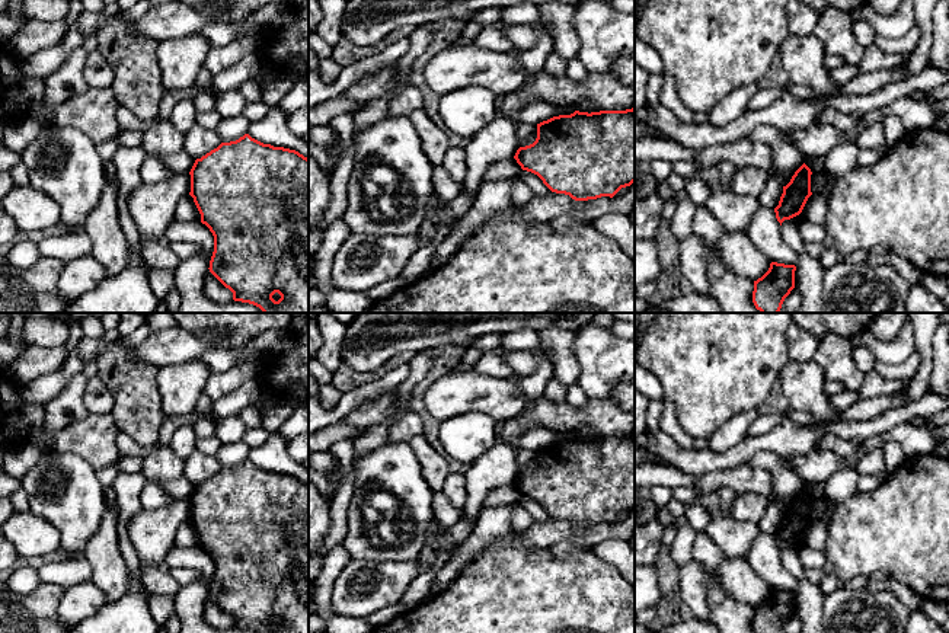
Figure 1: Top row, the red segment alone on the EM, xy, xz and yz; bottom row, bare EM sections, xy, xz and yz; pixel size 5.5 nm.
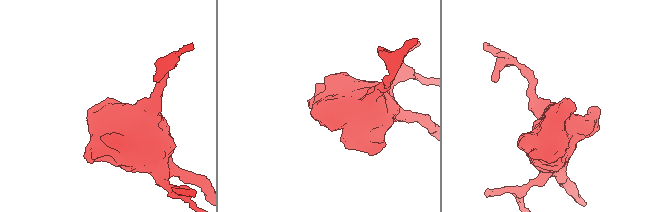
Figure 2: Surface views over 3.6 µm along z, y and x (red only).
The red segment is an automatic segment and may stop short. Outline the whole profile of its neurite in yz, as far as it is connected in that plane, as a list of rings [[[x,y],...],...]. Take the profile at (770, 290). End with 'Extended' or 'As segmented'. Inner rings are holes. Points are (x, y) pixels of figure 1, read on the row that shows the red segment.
[[[771,262],[769,271],[754,281],[753,303],[761,313],[779,313],[795,288],[795,265]]]. As segmented

